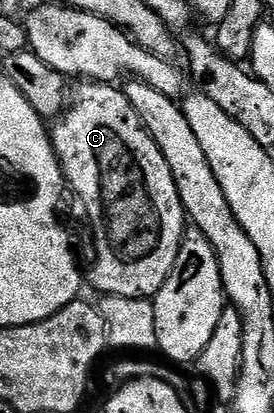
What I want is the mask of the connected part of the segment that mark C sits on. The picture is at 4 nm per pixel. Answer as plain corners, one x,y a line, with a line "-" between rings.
84,81
79,87
74,87
69,98
69,105
64,109
58,118
54,119
50,127
51,143
55,149
56,156
63,169
63,177
66,185
75,189
77,197
83,201
83,206
87,209
87,218
91,221
91,230
95,233
95,267
91,270
91,286
99,293
99,296
114,296
116,298
145,298
154,299
159,289
165,284
169,272
173,272
173,264
177,260
177,252
183,243
185,233
185,211
181,204
181,196
177,192
177,184
173,180
173,172
153,136
143,127
143,122
137,116
133,104
129,104
126,93
118,85
97,81

